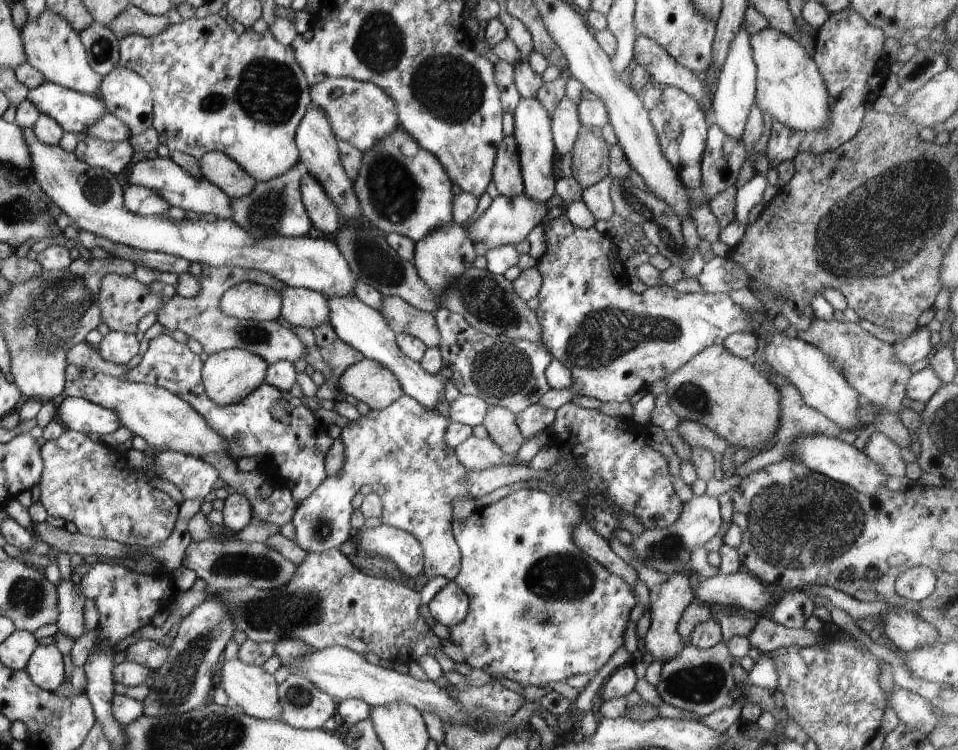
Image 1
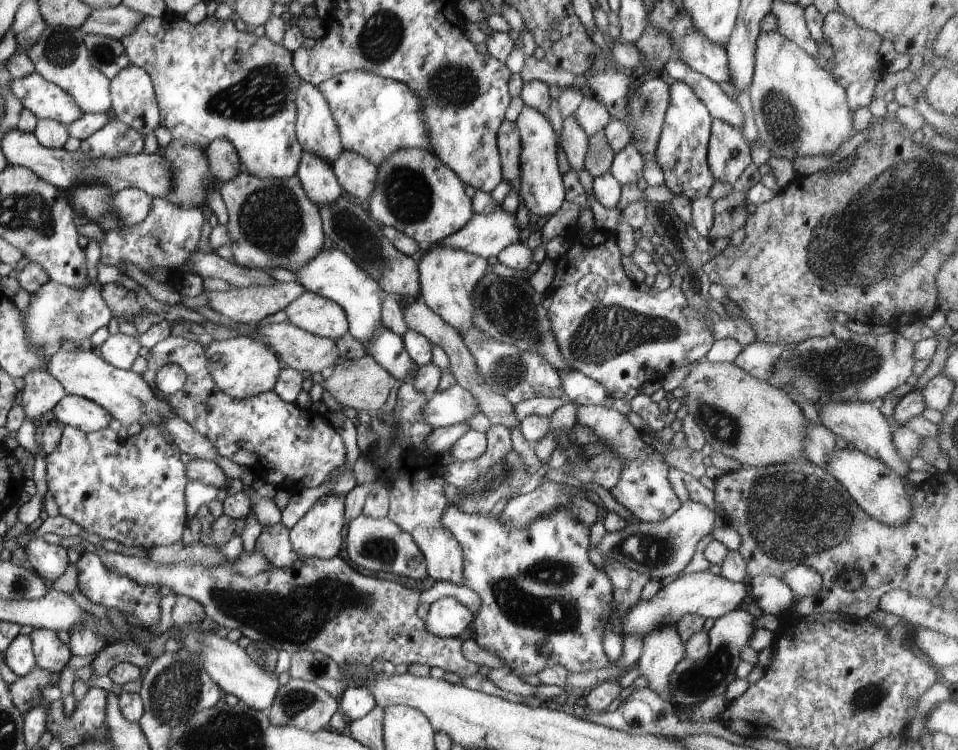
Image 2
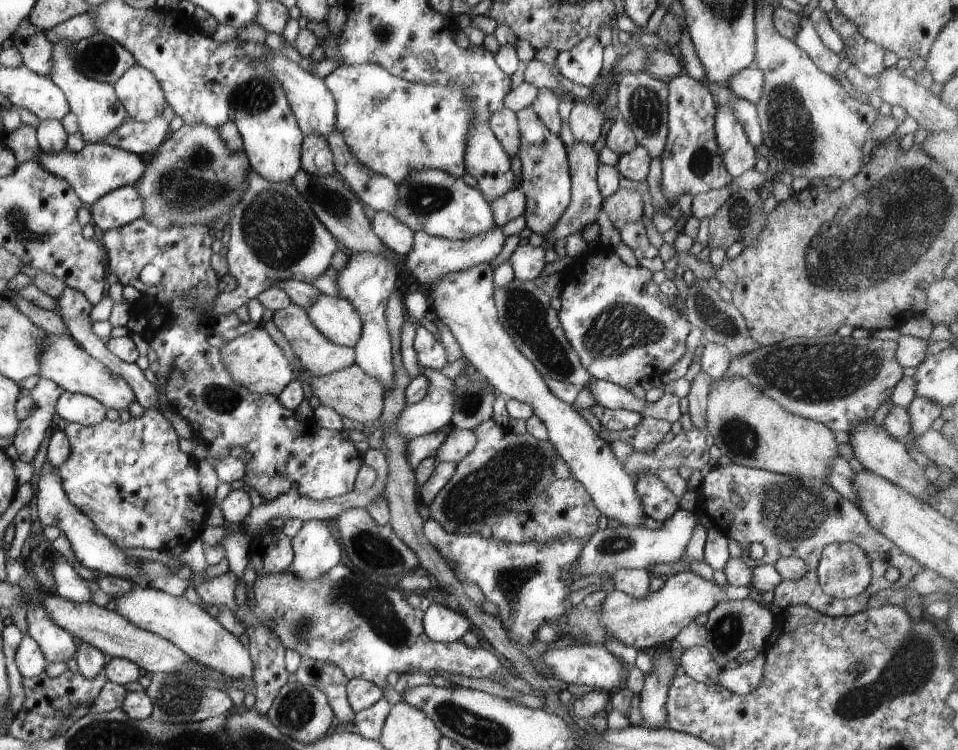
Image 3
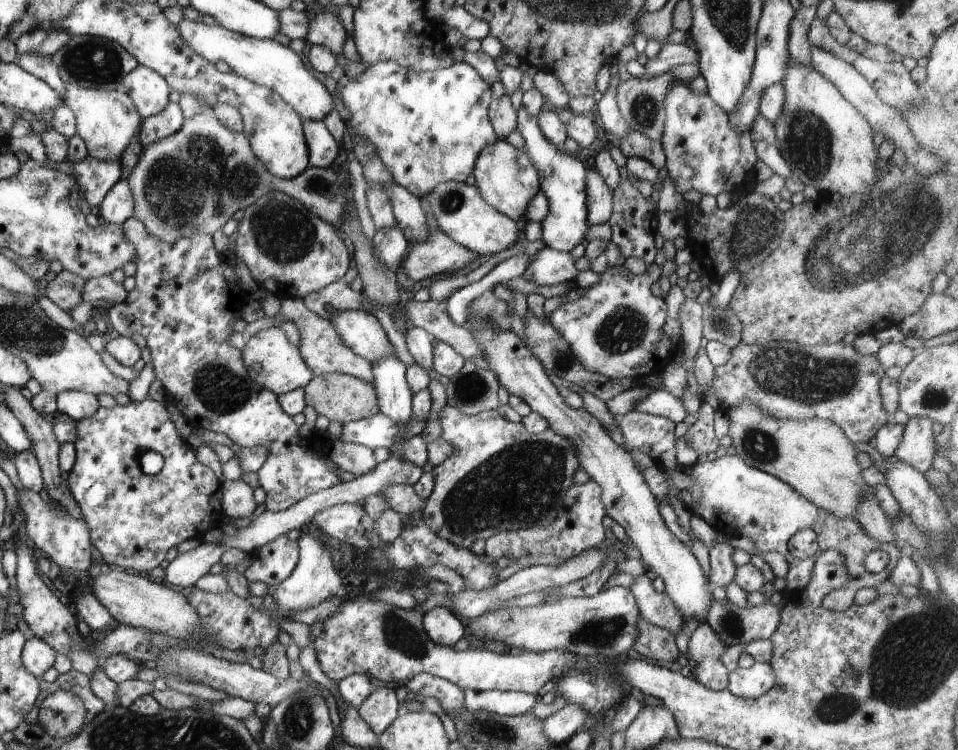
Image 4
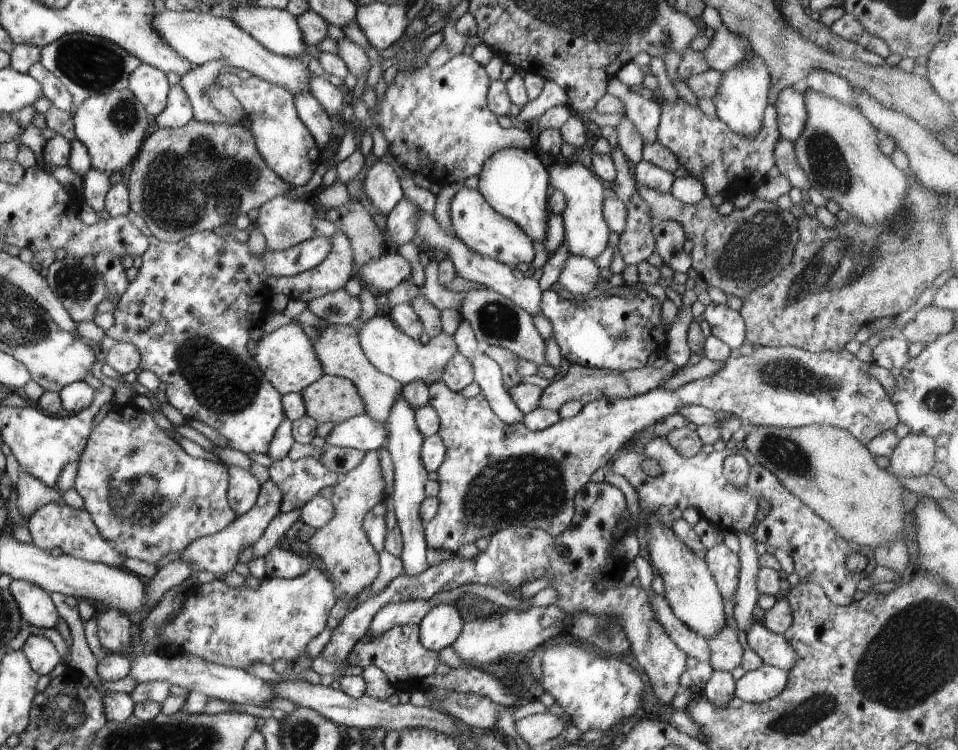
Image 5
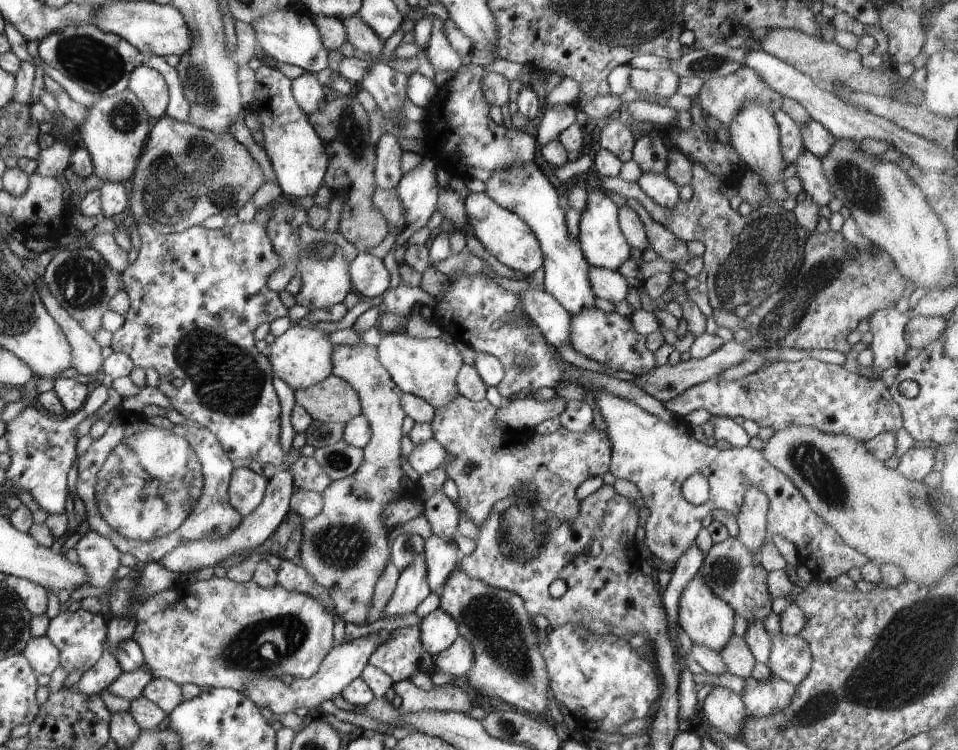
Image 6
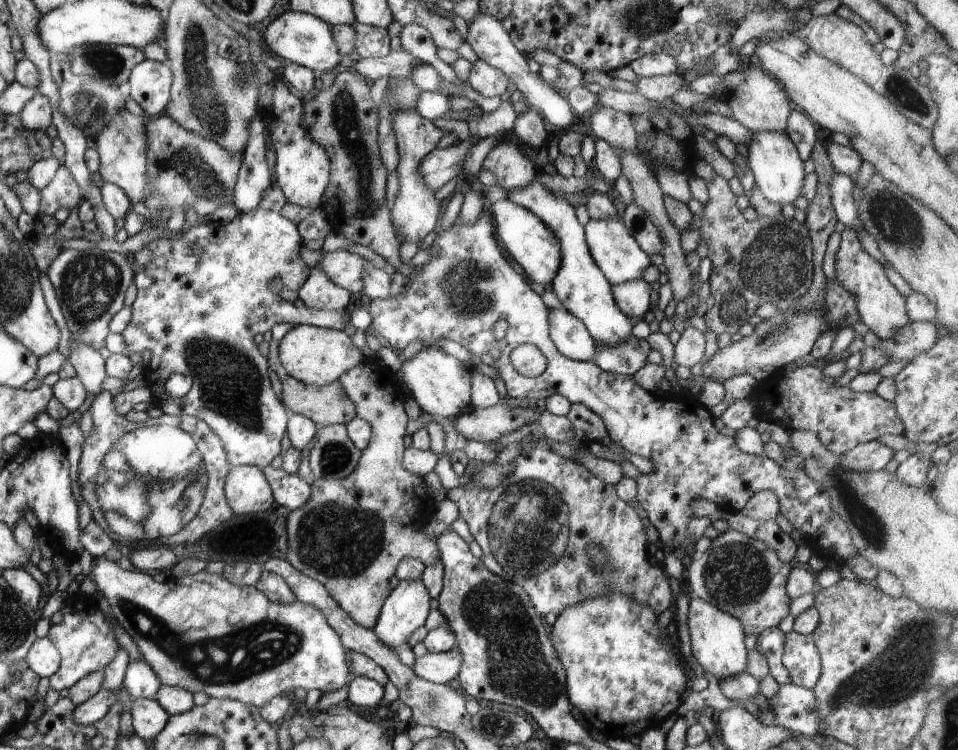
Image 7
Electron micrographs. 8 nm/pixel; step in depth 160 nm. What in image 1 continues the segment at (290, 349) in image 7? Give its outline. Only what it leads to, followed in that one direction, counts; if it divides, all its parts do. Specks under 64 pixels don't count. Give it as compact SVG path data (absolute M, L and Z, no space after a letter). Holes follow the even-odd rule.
M232 348L212 354L202 368L202 383L209 398L220 406L231 406L242 402L248 394L256 391L266 380L268 362L248 350Z

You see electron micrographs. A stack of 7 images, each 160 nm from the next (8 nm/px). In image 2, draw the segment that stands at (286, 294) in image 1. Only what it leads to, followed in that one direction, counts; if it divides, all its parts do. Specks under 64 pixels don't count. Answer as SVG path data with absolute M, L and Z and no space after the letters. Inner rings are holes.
M304 292L284 308L287 318L315 336L338 340L349 333L346 312L328 298L312 292Z

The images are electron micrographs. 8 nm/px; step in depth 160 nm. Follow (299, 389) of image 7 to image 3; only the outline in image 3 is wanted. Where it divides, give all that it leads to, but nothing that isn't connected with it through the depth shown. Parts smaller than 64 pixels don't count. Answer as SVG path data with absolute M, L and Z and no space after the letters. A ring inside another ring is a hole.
M351 364L327 375L308 377L306 381L313 394L318 396L322 405L334 408L341 416L365 424L369 429L377 425L378 417L383 409L385 386L377 378L366 374L358 364Z

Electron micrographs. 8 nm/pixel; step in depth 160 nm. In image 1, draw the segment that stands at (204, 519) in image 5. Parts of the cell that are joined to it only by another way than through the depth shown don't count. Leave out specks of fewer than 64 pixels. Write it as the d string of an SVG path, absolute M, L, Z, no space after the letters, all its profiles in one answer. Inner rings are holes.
M66 430L60 438L47 441L40 448L43 472L39 483L40 502L49 516L75 524L78 533L96 539L108 539L126 546L148 548L158 546L174 531L179 519L179 505L166 492L152 486L152 480L163 480L160 474L150 470L138 470L131 466L126 456L99 440L96 442L78 431Z

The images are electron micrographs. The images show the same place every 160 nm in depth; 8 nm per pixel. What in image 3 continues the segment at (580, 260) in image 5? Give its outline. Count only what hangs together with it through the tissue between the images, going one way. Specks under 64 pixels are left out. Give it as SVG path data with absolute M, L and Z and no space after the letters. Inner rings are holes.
M518 245L509 256L508 262L512 265L515 278L520 280L532 280L541 276L543 268L547 265L544 262L545 250L542 247Z

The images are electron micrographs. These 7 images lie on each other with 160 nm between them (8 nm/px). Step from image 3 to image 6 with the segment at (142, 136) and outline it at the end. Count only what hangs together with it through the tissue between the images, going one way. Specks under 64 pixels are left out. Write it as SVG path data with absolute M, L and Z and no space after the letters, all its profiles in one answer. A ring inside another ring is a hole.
M156 55L149 56L144 64L160 71L160 74L167 82L169 103L165 115L181 123L188 122L191 115L191 104L186 98L178 71L168 65L164 57Z

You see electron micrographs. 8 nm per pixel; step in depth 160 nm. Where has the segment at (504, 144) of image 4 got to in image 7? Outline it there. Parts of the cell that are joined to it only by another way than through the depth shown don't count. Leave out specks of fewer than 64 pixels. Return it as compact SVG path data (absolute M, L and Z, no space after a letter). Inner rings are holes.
M536 173L532 182L521 187L514 187L507 192L507 198L514 204L532 211L553 232L561 252L561 263L554 280L552 291L562 302L563 308L579 318L589 330L592 338L602 344L619 345L631 336L632 322L618 308L612 294L611 284L590 254L585 239L585 230L575 214L576 206L545 188L540 183L540 173Z

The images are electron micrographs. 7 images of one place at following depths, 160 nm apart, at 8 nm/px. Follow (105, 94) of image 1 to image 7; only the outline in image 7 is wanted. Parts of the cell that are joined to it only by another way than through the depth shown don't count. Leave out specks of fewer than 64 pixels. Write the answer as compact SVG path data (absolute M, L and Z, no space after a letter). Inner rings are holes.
M144 58L140 64L137 64L130 73L129 80L126 82L130 88L129 95L136 100L138 106L144 110L146 116L160 116L165 114L167 106L171 101L171 84L173 81L173 72L167 62L151 61Z

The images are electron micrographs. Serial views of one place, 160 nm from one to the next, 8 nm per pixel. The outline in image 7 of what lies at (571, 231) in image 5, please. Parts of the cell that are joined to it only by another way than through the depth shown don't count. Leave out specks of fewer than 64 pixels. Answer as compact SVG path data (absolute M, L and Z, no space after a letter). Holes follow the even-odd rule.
M590 219L583 227L590 254L611 285L642 279L644 270L651 264L649 254L638 246L636 239L632 238L621 219Z

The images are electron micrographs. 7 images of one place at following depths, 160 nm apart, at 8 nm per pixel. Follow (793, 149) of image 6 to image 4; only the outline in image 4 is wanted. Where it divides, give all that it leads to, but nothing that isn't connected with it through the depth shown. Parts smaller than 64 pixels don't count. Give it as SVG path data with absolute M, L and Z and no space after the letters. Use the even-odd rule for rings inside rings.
M679 81L674 82L668 89L664 101L665 127L661 138L663 151L666 157L665 167L668 171L667 178L675 184L675 189L683 196L690 189L703 195L717 197L723 192L744 190L748 184L748 178L744 178L750 170L755 168L758 155L755 153L751 139L751 131L739 132L728 120L727 112L712 100L706 92L695 91L690 84Z

